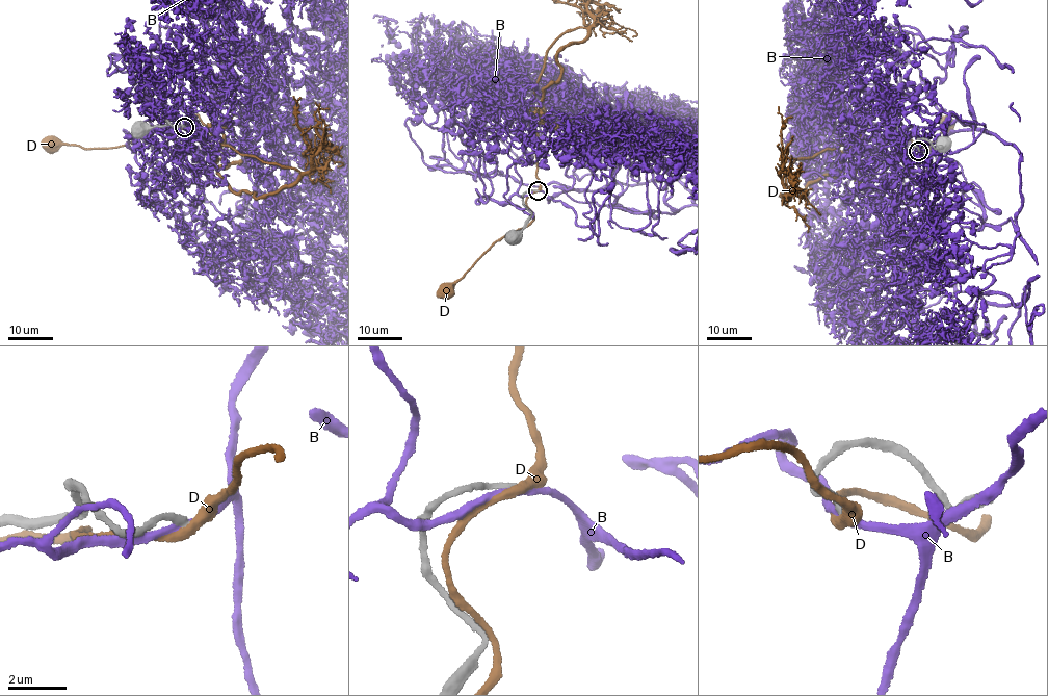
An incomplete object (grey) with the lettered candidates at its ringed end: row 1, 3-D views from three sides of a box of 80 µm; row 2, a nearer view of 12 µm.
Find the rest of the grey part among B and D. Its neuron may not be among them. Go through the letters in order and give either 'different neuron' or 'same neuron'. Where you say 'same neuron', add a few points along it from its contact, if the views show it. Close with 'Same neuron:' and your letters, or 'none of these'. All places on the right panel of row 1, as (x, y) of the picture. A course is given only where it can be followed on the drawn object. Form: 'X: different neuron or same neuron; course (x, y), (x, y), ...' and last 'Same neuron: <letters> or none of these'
B: different neuron
D: different neuron
Same neuron: none of these

